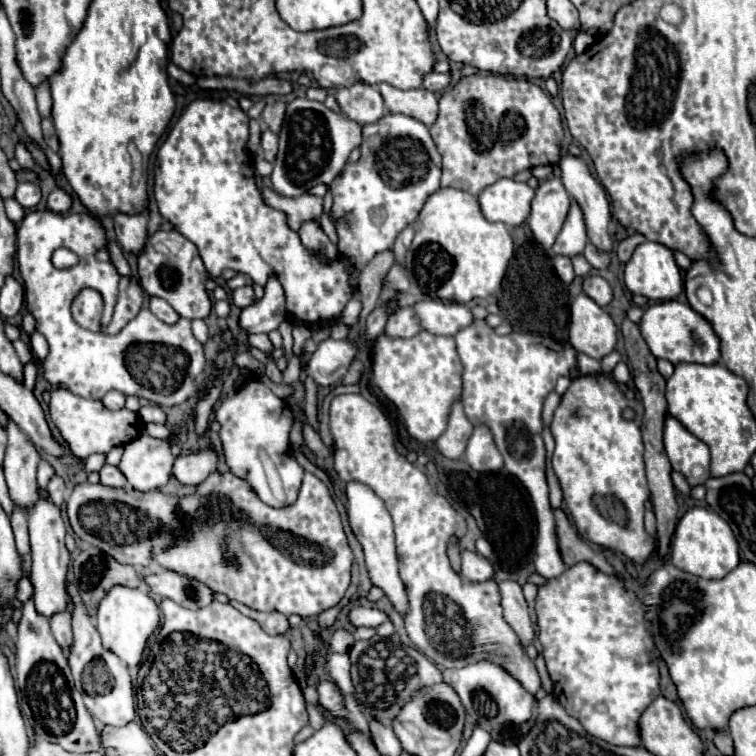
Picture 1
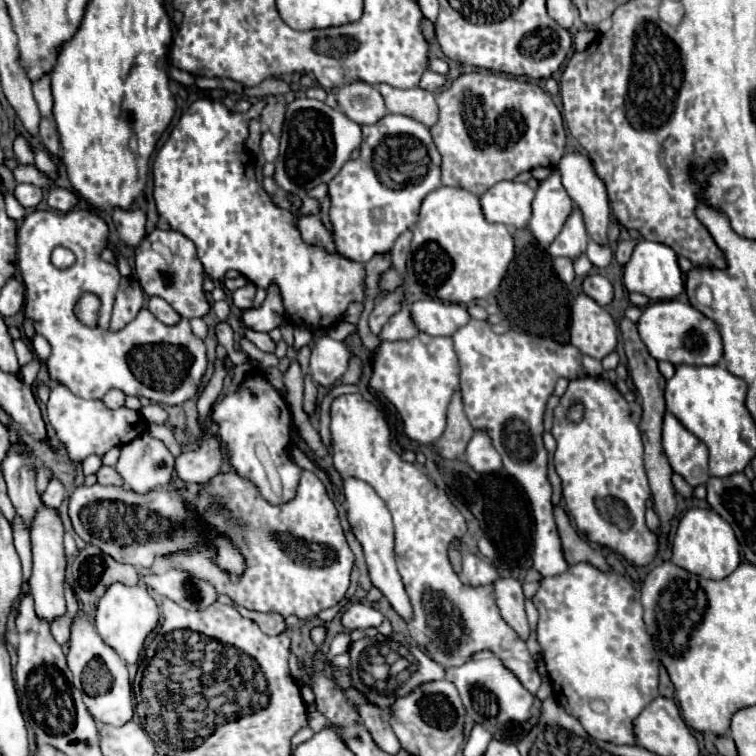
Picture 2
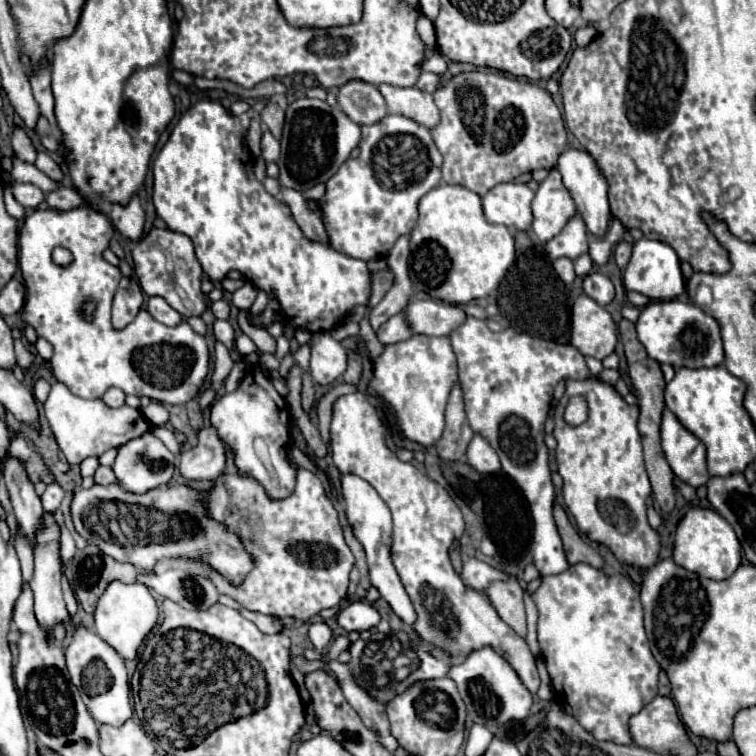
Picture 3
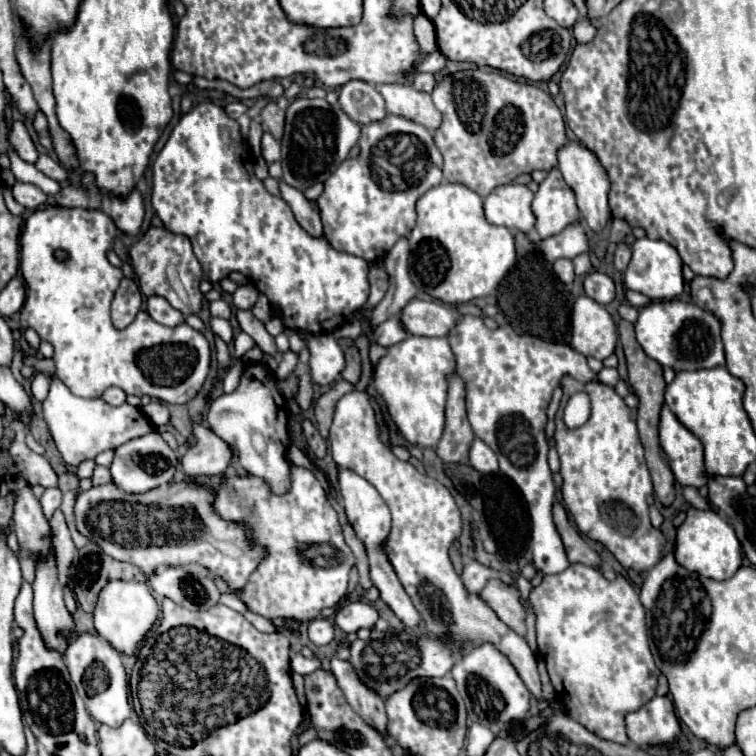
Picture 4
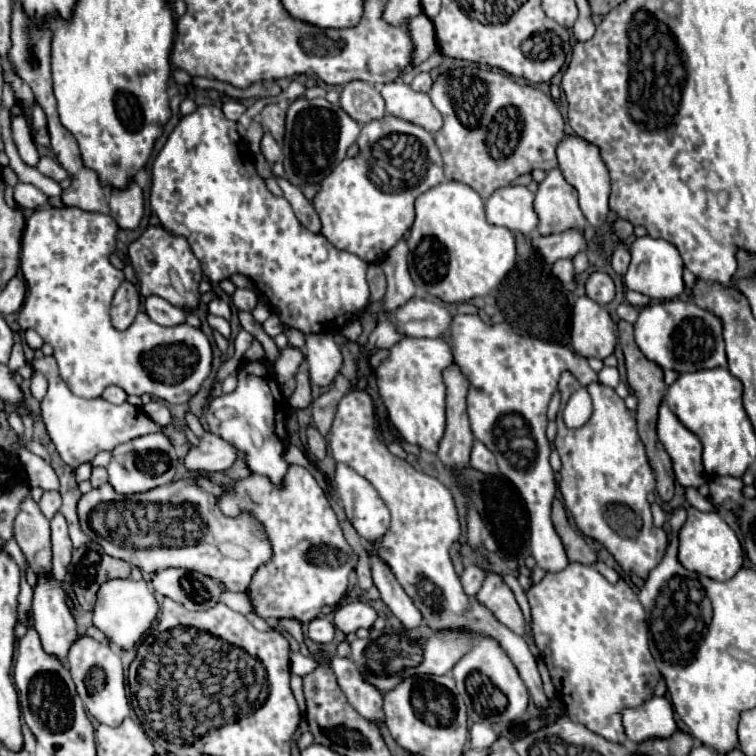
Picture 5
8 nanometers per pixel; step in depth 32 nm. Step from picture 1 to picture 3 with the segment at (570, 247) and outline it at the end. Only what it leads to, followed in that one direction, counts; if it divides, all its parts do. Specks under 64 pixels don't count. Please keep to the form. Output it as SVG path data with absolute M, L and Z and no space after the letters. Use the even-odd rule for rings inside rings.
M576 214L558 236L554 236L544 244L544 250L550 260L562 258L562 256L574 260L576 256L588 252L588 234L586 234L584 220Z

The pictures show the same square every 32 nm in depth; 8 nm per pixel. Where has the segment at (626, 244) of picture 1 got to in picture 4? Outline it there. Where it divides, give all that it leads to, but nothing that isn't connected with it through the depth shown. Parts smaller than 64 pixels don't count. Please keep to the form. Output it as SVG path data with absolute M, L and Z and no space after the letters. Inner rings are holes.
M618 244L616 252L614 252L614 268L618 272L624 272L628 266L628 258L630 258L630 248L626 244Z

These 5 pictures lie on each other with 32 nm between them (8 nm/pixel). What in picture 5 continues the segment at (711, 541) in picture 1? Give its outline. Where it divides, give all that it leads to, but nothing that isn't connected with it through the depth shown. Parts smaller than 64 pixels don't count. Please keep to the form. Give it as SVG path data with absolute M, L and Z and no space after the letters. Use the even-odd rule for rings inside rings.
M690 506L688 518L686 518L678 538L680 538L678 560L686 570L704 574L704 576L718 580L718 582L726 582L744 564L744 552L742 552L740 540L736 538L734 530L722 520L722 516L718 512L700 512Z

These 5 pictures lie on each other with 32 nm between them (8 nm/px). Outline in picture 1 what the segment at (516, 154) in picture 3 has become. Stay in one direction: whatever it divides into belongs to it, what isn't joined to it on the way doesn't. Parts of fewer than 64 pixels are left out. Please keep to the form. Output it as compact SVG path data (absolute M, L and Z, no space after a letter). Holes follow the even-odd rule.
M502 74L464 76L438 98L438 104L440 114L430 126L430 134L438 146L438 152L442 154L442 186L460 188L478 196L478 192L492 186L500 178L514 178L518 172L530 170L534 166L554 166L562 158L564 128L560 112L552 104L550 96L546 96L540 86L528 80L506 78Z

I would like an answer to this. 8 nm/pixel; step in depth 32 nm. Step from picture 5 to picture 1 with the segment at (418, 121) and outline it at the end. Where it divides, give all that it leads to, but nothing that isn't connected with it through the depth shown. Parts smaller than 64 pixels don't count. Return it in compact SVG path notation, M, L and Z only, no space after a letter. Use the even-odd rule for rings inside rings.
M390 84L378 86L386 108L394 114L406 114L420 120L426 126L432 126L438 118L438 100L430 90L414 88L414 90L400 90Z

